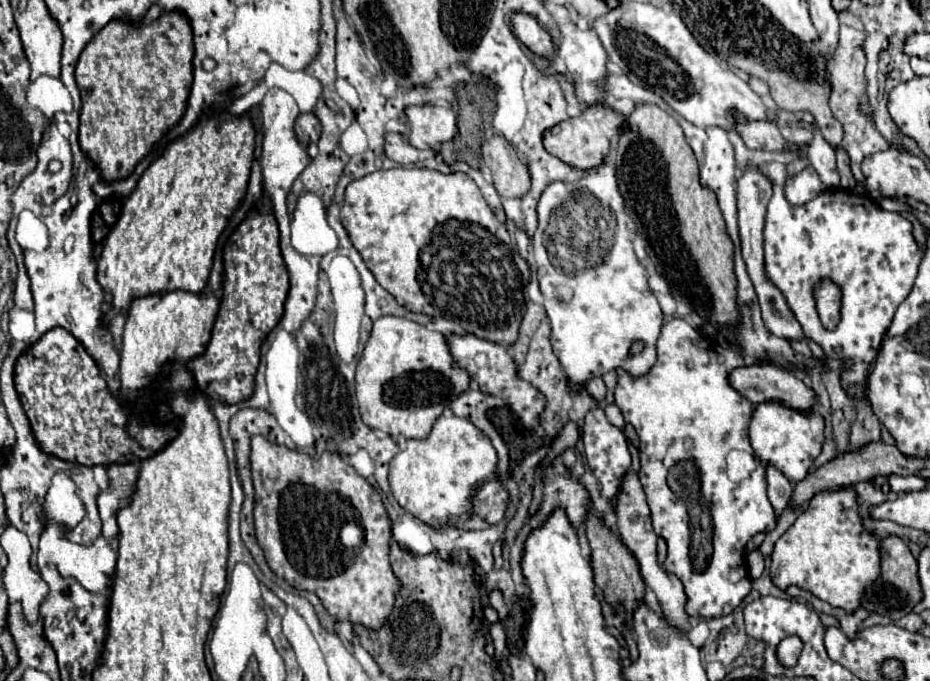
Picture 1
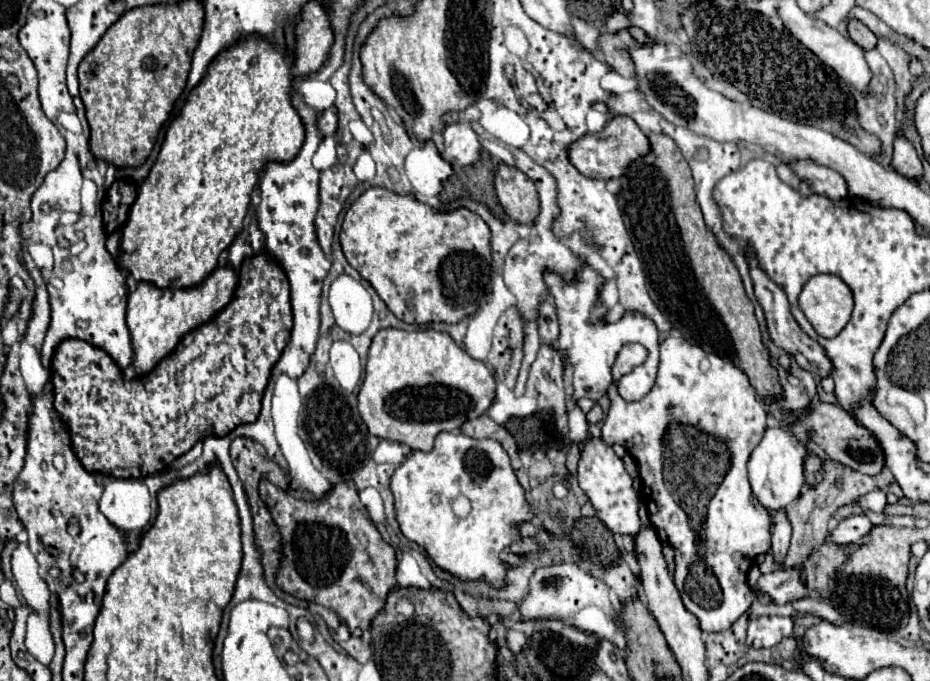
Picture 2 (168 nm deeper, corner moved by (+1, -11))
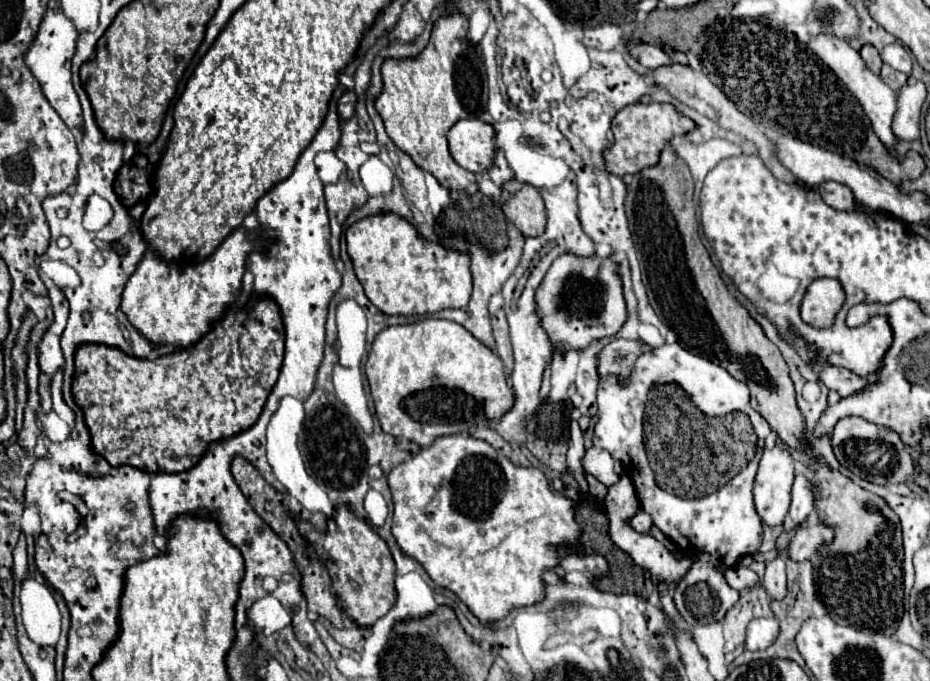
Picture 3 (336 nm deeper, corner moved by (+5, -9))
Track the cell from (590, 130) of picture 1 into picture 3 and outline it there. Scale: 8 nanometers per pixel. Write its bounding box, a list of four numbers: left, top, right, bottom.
[604,102,696,176]

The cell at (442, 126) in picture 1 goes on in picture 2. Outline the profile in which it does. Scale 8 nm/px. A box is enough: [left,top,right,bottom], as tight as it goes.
[442,122,480,168]

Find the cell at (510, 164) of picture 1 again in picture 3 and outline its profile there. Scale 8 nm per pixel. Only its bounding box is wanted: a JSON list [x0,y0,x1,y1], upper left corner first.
[502,184,546,236]

